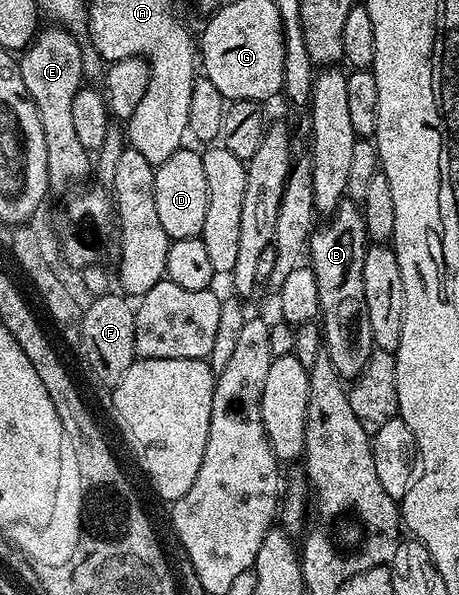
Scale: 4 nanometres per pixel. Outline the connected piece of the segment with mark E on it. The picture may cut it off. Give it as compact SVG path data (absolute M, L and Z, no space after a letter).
M59 26L41 27L32 39L32 43L19 53L18 63L22 82L26 82L28 96L42 118L42 134L46 134L46 162L48 163L48 182L53 189L75 189L84 175L94 168L93 157L82 146L74 127L73 102L74 94L85 83L84 54L75 35L67 28Z

